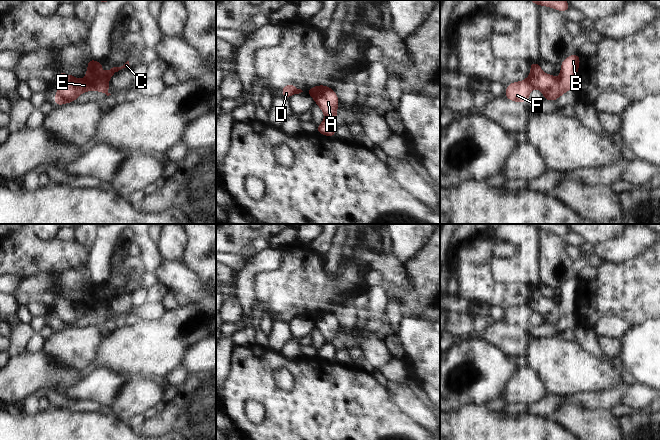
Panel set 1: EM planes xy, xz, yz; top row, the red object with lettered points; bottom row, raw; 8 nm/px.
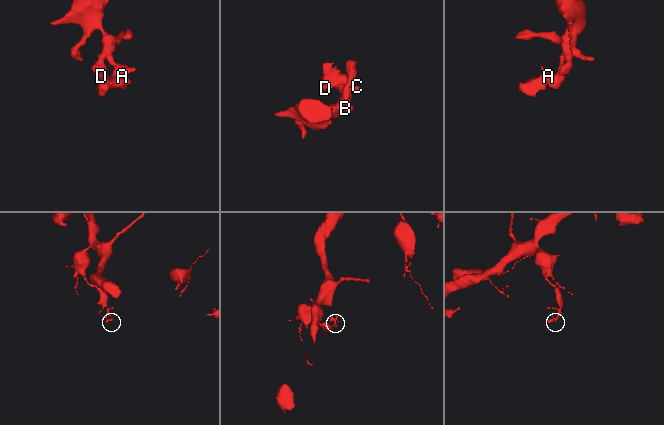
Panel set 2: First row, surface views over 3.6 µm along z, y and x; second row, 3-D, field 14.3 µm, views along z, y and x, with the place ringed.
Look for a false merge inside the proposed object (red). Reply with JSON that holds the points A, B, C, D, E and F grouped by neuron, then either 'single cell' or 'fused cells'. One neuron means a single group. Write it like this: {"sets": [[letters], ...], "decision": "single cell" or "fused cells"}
{"sets": [["A", "B", "C"], ["D", "E", "F"]], "decision": "fused cells"}

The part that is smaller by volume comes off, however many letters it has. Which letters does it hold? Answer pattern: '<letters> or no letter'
D, E, F

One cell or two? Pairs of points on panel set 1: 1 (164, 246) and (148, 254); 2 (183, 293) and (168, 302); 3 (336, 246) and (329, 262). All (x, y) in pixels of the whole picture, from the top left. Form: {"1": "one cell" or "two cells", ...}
{"1": "two cells", "2": "two cells", "3": "one cell"}

